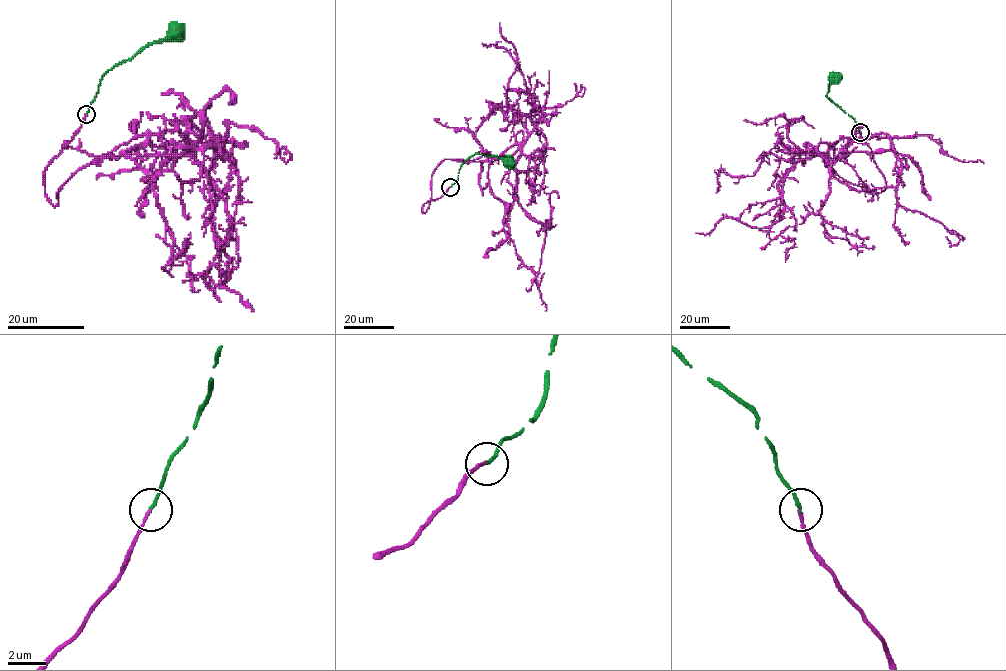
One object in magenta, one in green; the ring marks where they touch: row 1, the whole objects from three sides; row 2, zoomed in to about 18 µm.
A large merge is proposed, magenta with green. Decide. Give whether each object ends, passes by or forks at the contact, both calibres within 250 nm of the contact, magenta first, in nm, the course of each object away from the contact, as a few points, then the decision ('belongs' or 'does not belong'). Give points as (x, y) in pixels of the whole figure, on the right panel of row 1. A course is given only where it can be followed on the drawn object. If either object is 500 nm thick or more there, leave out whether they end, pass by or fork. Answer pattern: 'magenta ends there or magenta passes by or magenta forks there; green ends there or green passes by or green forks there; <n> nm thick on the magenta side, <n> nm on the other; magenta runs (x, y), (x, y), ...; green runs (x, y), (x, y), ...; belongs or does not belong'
magenta ends there; green ends there; 150 nm thick on the magenta side, 150 nm on the other; magenta runs (860, 132), (881, 192), (842, 179), (830, 145), (818, 151), (885, 133), (897, 202), (959, 241), (946, 236); green runs (860, 132), (854, 119), (826, 96), (834, 78); belongs

